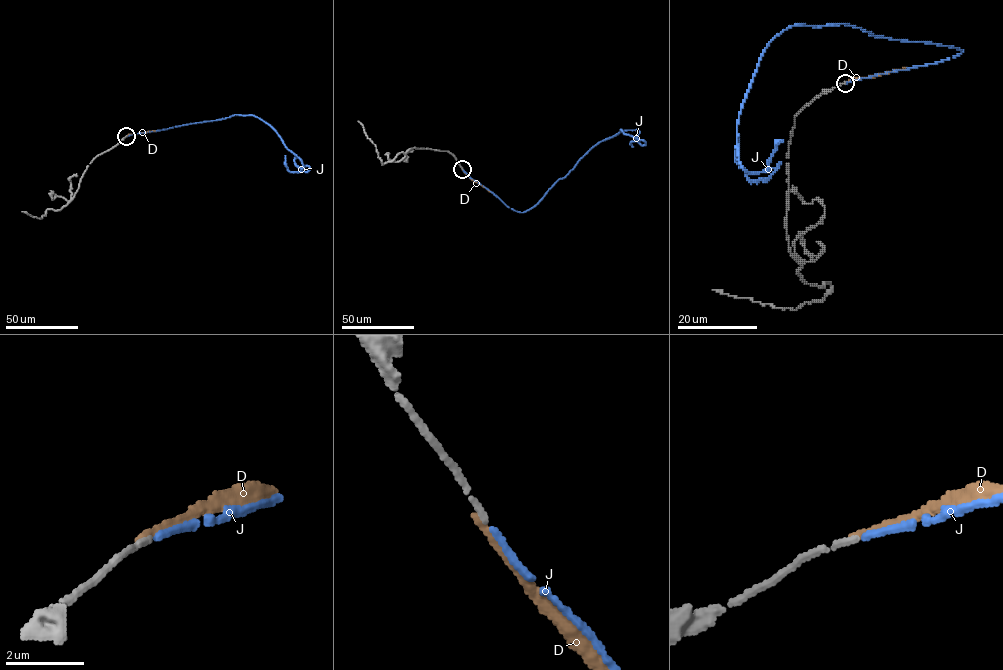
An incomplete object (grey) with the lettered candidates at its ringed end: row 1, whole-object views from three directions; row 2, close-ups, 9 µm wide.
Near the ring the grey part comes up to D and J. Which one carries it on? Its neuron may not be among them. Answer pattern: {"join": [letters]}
{"join": ["J"]}

